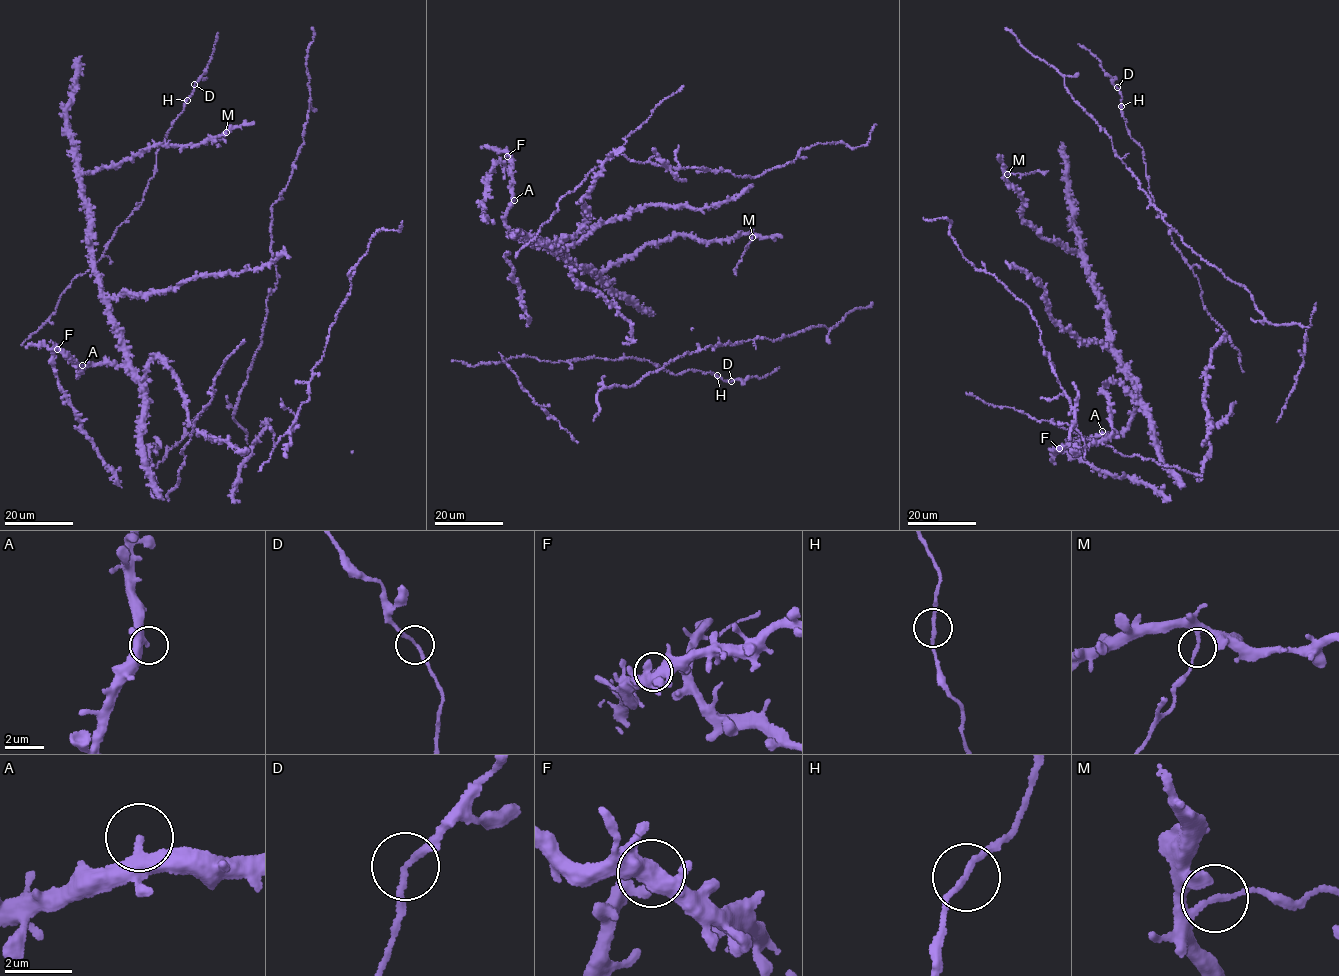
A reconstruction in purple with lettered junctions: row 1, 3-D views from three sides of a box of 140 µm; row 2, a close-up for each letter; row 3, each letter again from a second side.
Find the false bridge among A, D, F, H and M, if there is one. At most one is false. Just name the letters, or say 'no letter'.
M

